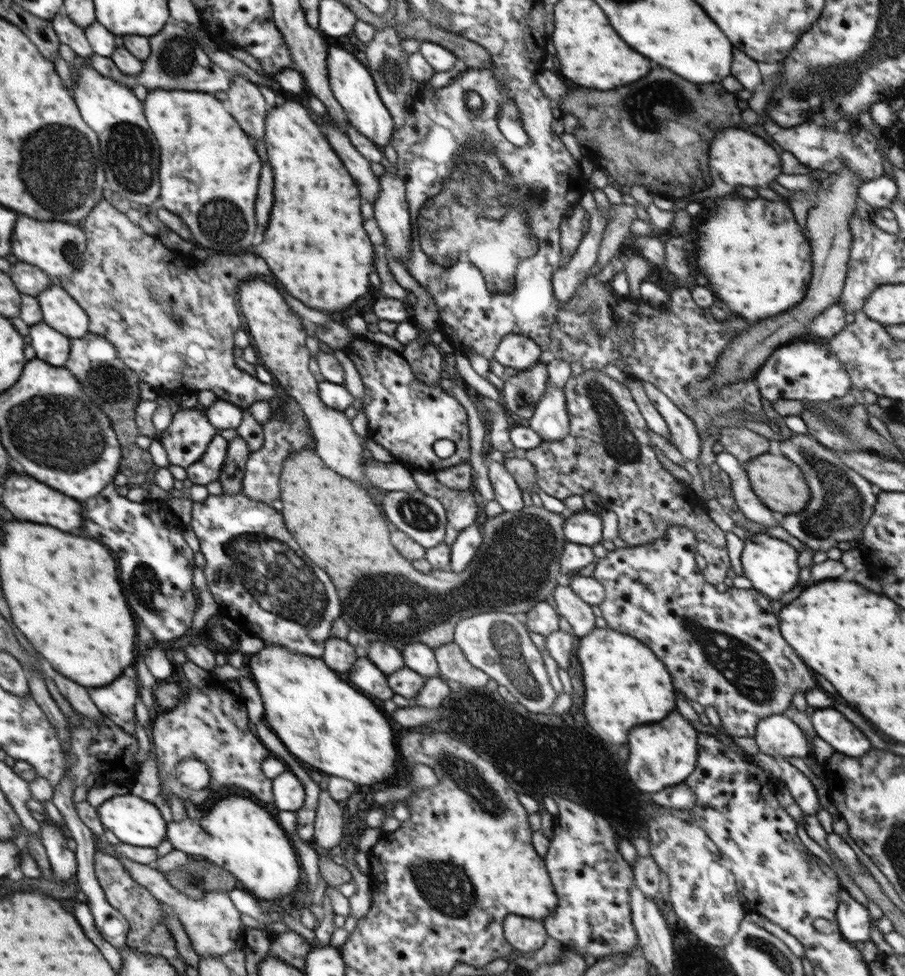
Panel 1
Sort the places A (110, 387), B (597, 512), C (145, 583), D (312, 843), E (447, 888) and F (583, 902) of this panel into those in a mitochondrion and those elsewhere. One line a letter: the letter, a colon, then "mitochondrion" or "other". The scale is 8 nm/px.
A: mitochondrion
B: other
C: mitochondrion
D: other
E: mitochondrion
F: other

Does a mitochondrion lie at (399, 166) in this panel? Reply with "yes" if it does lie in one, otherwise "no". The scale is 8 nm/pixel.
no

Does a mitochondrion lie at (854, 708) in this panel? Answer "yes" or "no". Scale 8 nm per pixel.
no

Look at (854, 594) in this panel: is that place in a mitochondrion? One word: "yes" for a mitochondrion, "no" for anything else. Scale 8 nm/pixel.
no

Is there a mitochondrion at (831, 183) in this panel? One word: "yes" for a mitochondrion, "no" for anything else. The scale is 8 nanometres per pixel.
no

